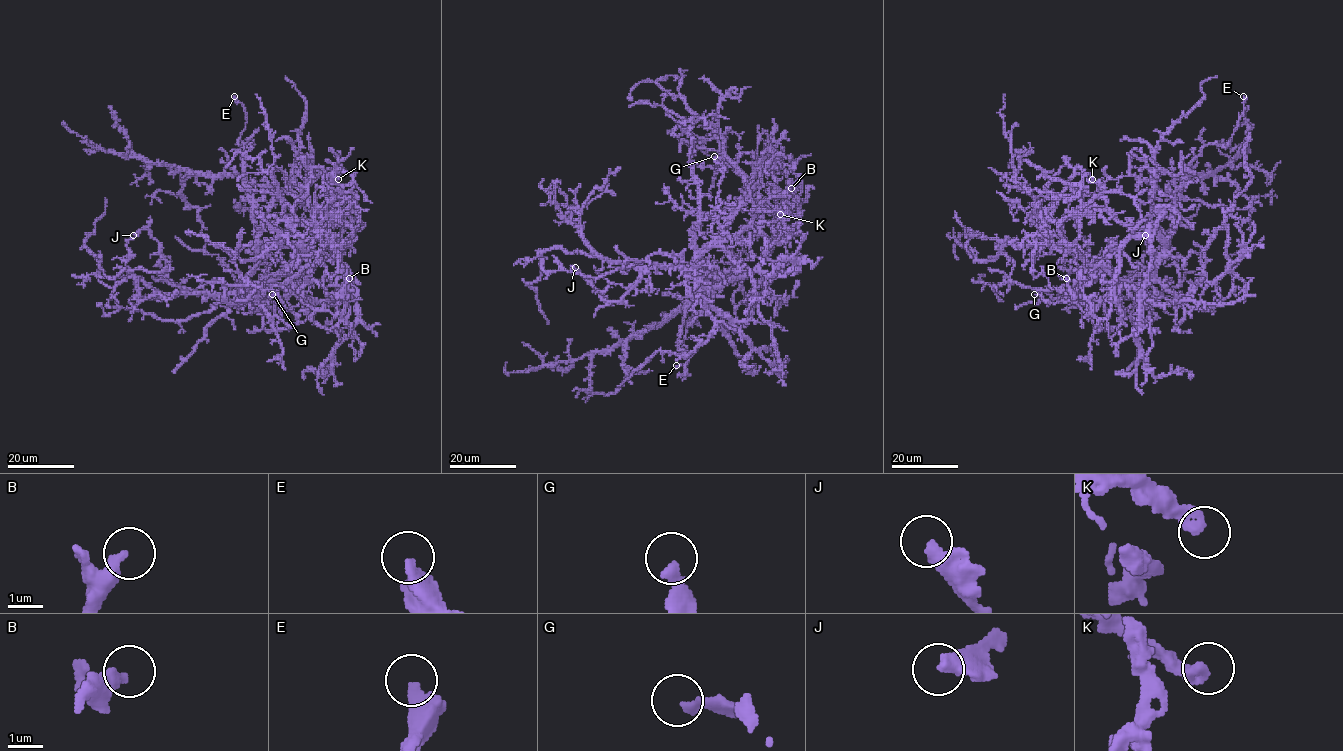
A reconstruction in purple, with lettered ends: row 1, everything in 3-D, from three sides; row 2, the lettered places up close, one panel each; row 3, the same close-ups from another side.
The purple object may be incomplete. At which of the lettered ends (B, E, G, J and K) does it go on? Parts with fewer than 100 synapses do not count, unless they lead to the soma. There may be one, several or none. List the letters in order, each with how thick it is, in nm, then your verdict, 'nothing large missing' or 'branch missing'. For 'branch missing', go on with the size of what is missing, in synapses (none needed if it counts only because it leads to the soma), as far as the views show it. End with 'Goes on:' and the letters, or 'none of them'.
B: 360 nm thick; nothing large missing
E: 360 nm thick; nothing large missing
G: 280 nm thick; nothing large missing
J: 440 nm thick; nothing large missing
K: 360 nm thick; nothing large missing
Goes on: none of them

